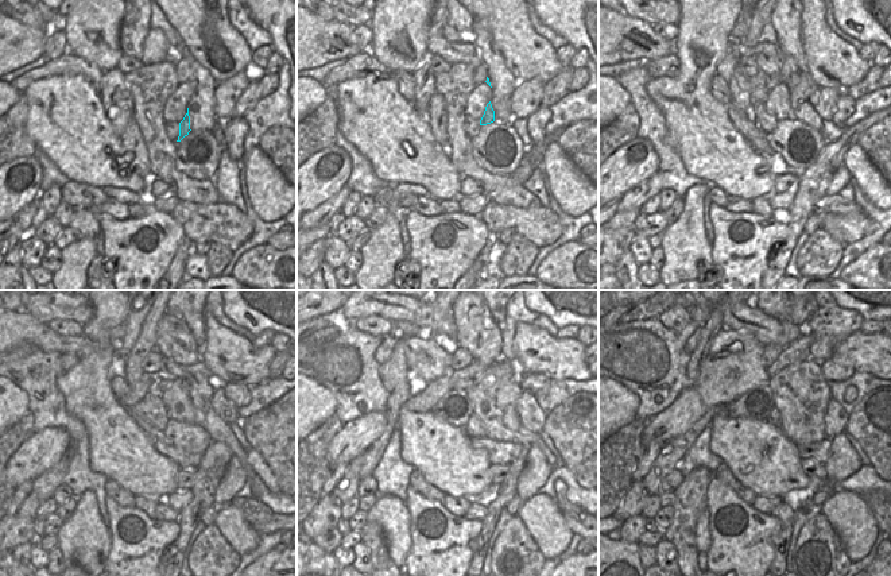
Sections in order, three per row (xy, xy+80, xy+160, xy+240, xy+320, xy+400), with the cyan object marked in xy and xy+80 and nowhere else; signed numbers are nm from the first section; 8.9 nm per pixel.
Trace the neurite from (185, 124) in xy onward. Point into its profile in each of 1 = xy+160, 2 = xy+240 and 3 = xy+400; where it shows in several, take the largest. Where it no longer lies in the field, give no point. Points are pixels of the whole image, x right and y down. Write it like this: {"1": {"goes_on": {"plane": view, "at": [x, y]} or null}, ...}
{"1": {"goes_on": {"plane": "xy+160", "at": [789, 66]}}, "2": {"goes_on": {"plane": "xy+240", "at": [174, 340]}}, "3": {"goes_on": {"plane": "xy+400", "at": [790, 332]}}}

